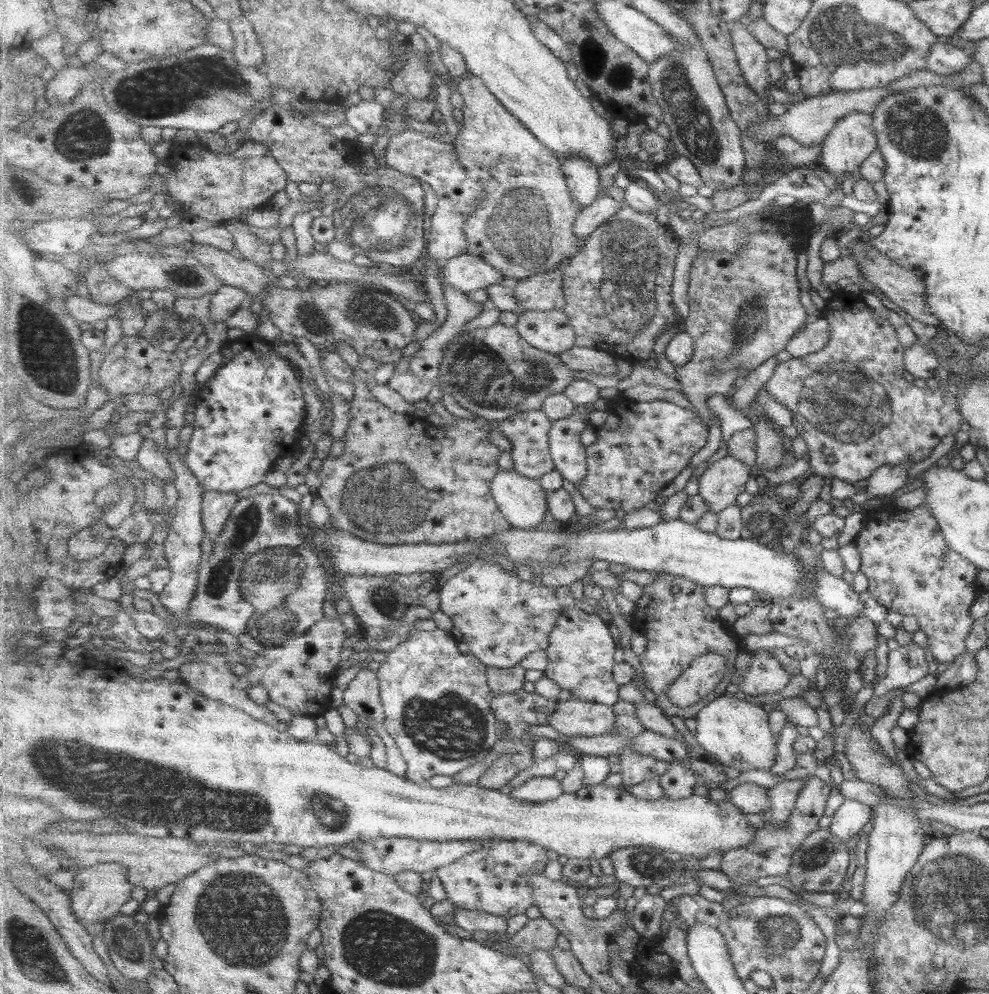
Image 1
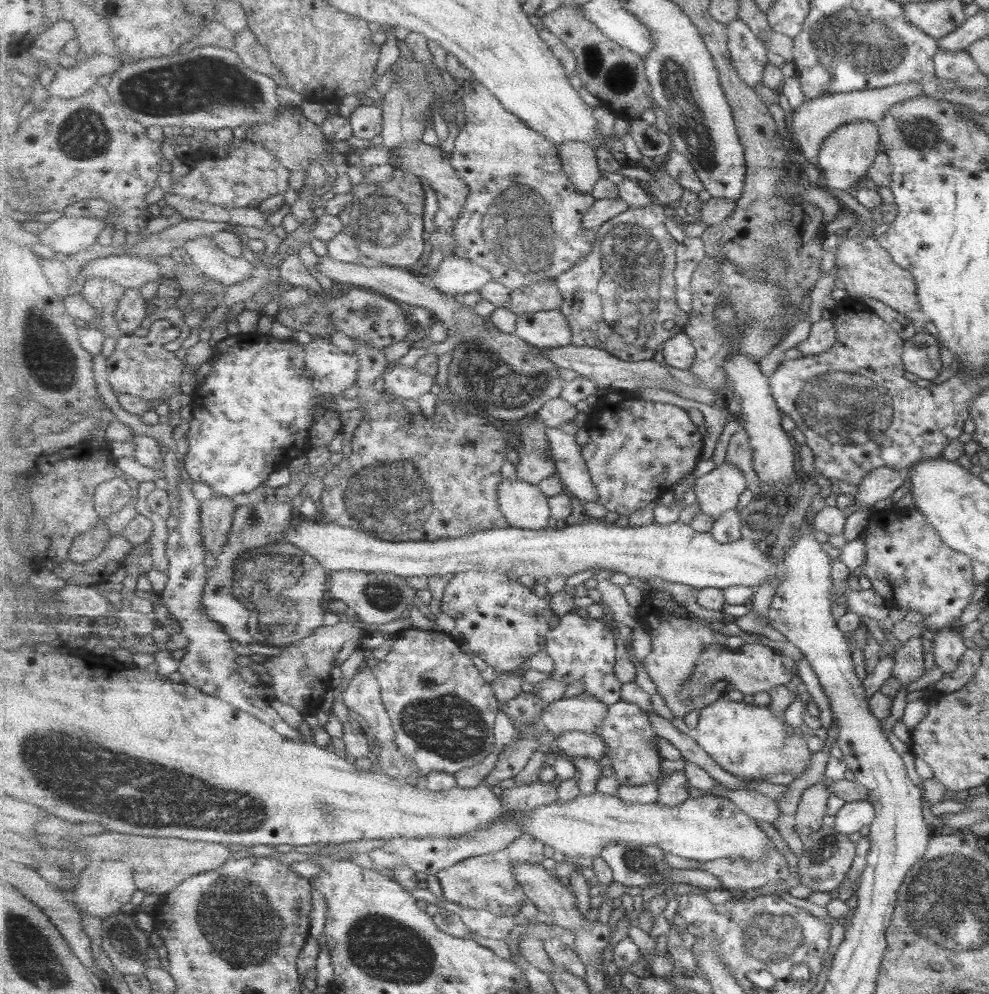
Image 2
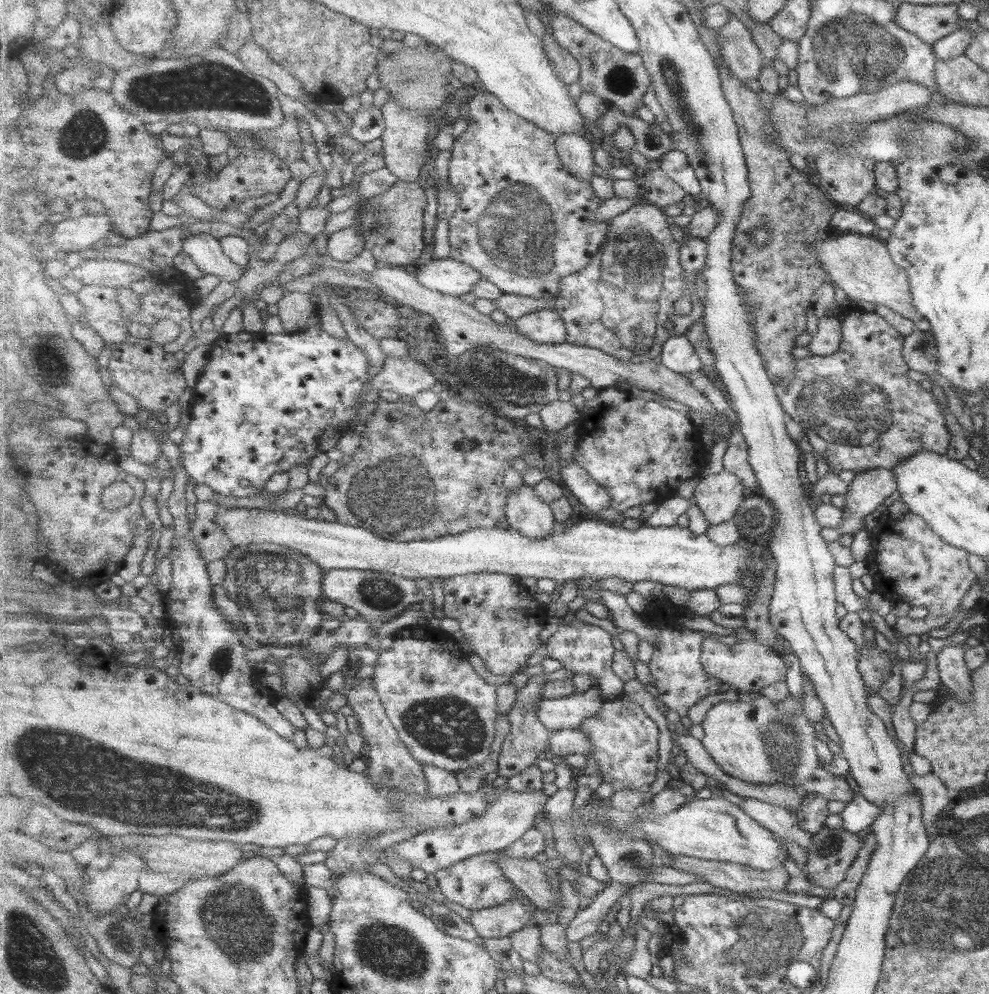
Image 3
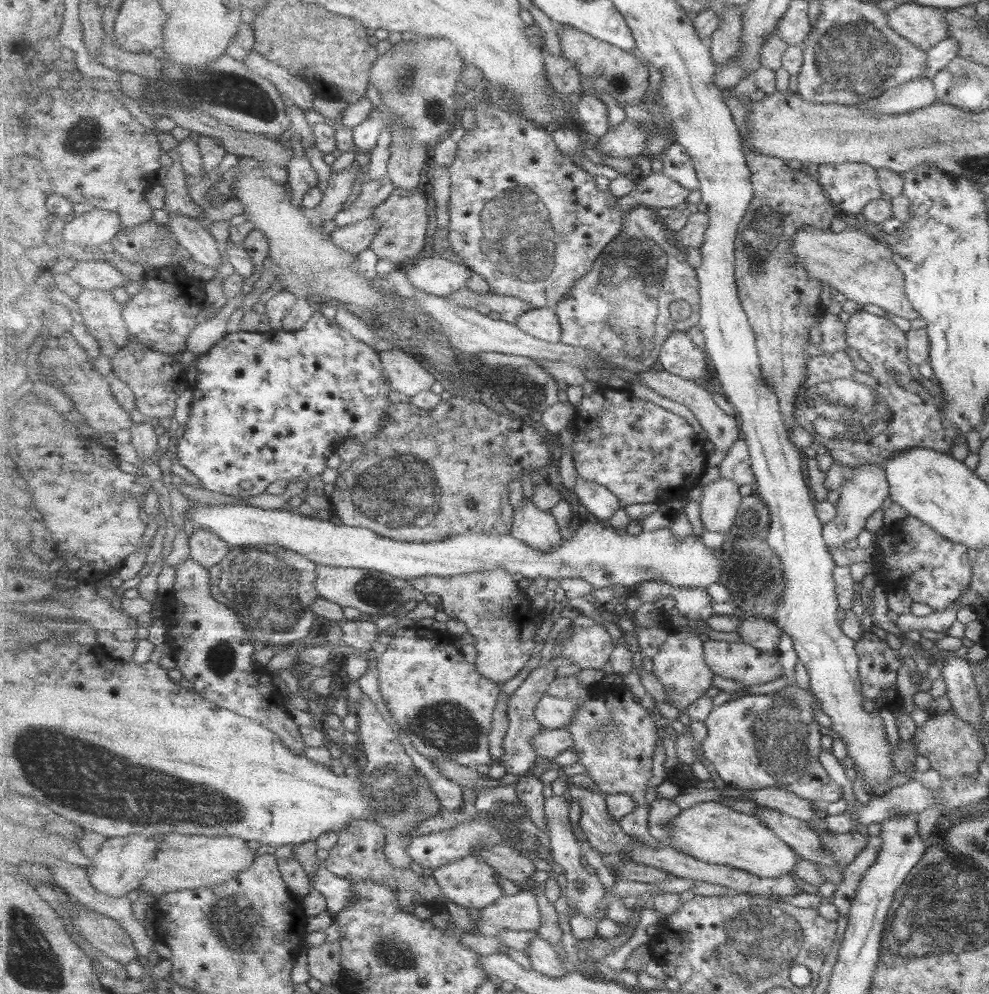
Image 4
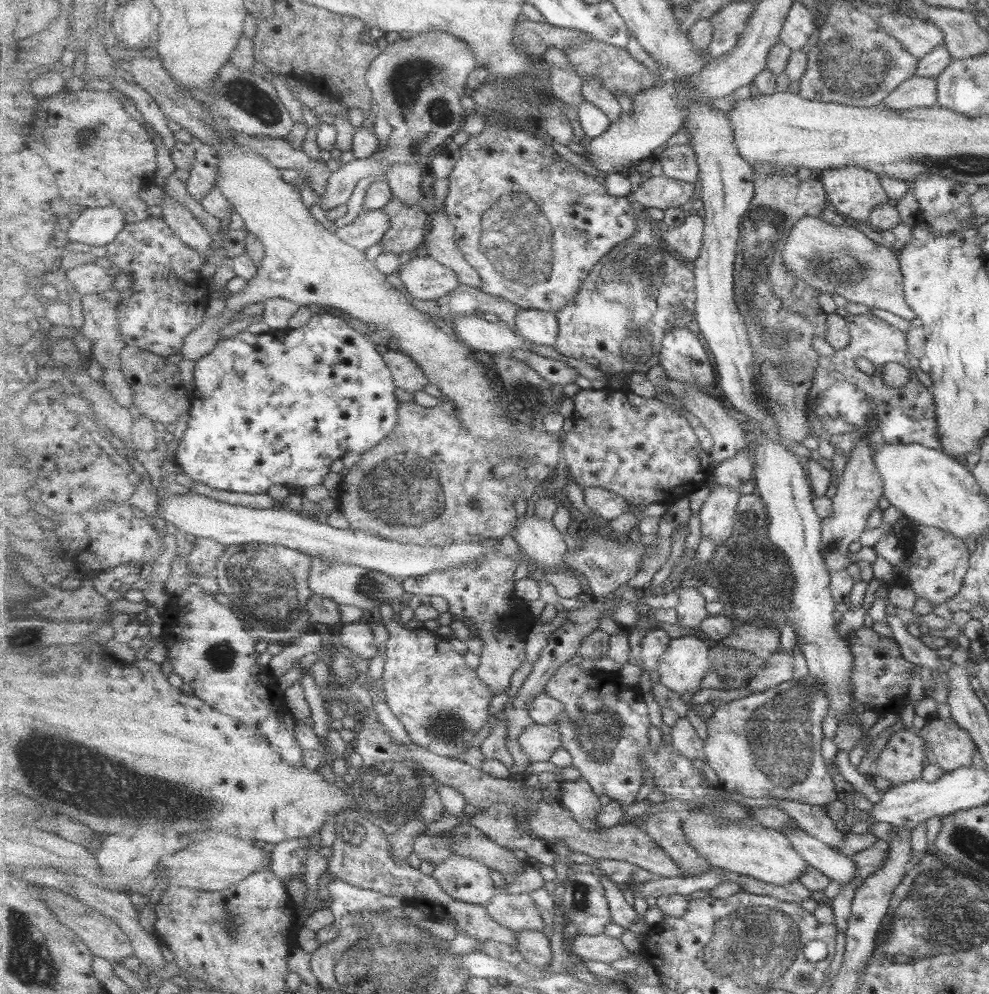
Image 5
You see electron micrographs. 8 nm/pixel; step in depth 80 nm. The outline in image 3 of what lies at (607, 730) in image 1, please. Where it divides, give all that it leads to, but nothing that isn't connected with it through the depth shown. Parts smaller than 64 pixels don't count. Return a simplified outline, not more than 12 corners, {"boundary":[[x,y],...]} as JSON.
{"boundary":[[591,686],[563,698],[541,699],[538,717],[552,732],[579,729],[605,701]]}

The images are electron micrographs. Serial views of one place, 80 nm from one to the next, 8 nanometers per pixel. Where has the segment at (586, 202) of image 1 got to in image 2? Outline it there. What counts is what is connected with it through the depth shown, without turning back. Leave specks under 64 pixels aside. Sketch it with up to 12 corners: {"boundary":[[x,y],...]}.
{"boundary":[[588,142],[558,146],[564,171],[582,193],[601,176]]}

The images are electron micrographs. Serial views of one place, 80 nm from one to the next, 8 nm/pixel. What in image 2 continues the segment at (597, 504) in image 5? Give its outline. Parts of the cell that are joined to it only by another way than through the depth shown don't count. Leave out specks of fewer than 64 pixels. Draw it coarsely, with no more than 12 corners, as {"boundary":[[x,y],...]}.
{"boundary":[[575,422],[547,428],[566,490],[598,502]]}

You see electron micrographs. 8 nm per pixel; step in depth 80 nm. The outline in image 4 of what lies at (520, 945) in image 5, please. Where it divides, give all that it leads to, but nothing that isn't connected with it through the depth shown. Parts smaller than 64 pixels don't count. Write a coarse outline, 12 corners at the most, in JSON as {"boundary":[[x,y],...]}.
{"boundary":[[539,936],[526,948],[533,969],[552,977],[567,970],[553,945]]}

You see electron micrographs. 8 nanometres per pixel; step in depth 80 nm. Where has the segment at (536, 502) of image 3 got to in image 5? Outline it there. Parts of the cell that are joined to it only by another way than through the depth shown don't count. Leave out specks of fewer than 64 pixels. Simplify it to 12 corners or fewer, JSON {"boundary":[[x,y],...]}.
{"boundary":[[519,516],[514,538],[546,572],[568,554],[552,520]]}

